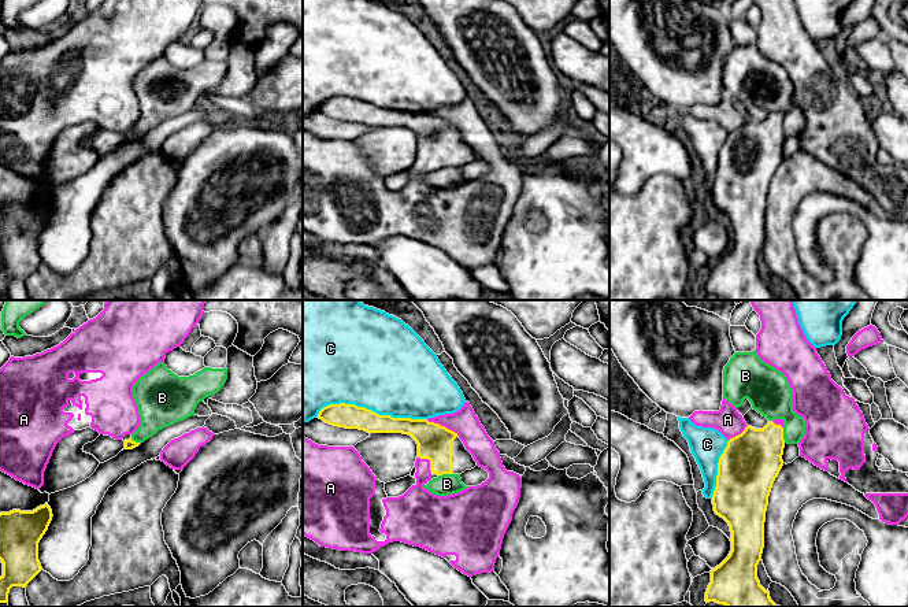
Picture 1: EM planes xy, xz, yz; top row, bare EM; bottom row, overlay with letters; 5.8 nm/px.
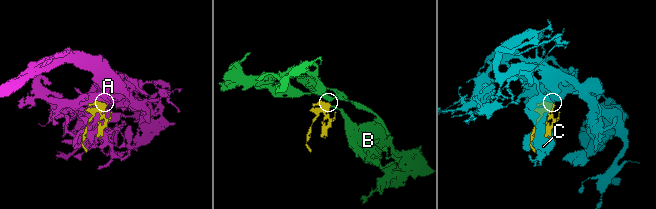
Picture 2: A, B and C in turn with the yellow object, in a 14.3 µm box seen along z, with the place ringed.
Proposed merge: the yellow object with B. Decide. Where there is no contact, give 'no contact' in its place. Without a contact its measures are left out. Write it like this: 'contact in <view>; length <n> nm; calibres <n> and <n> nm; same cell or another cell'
contact in xz; length 90 nm; calibres 200 and 130 nm; another cell

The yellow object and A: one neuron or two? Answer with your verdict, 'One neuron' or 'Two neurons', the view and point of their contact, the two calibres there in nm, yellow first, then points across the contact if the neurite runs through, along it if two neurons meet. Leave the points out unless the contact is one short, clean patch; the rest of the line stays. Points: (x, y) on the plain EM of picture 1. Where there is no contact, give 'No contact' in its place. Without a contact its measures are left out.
One neuron. Touches yellow at xz (443, 119). Thickness 200 nm (yellow) against 160 nm

